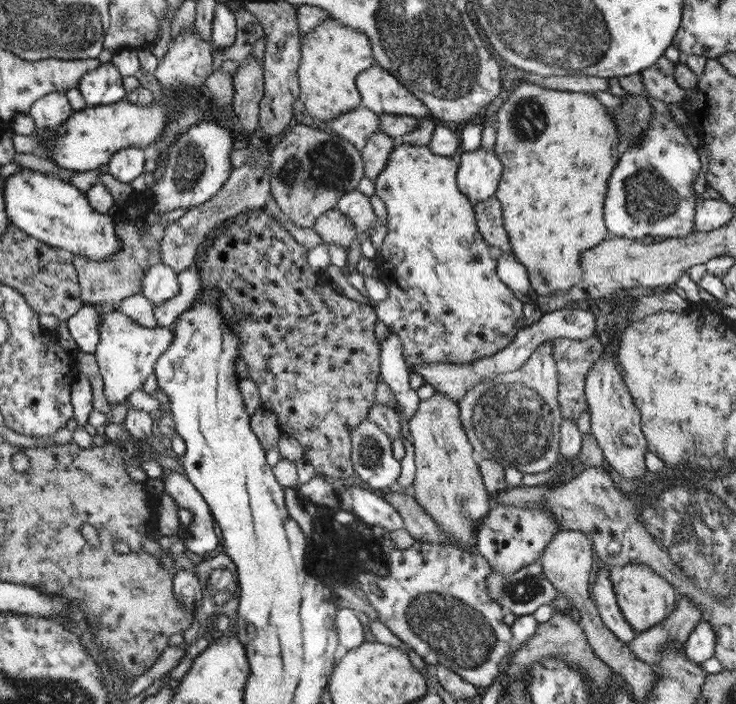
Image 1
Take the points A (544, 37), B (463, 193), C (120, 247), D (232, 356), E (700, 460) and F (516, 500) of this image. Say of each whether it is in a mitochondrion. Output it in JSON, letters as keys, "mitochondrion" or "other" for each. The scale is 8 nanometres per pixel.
{"A":"mitochondrion","B":"other","C":"other","D":"other","E":"mitochondrion","F":"other"}

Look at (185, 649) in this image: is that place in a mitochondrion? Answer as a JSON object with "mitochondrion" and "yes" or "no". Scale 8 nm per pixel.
{"mitochondrion":"no"}

